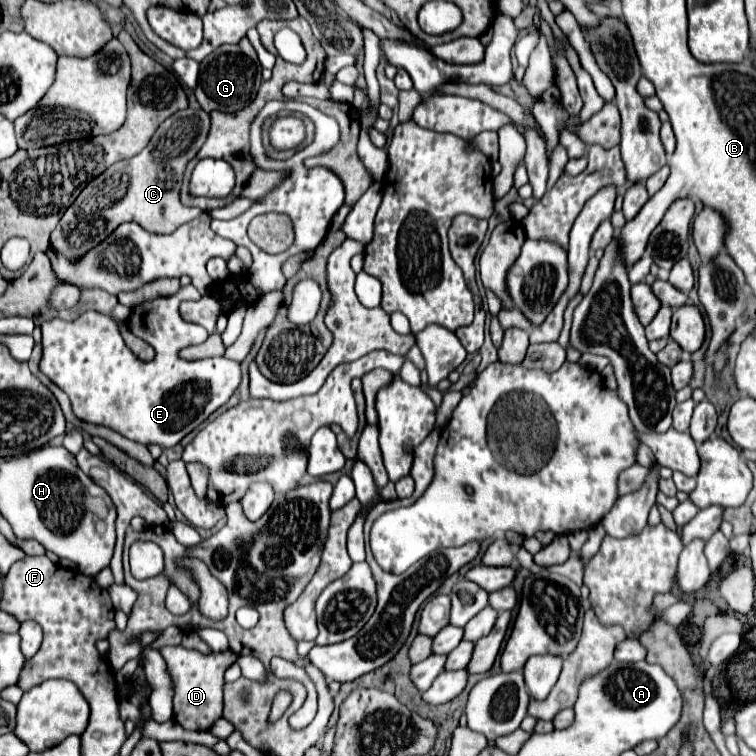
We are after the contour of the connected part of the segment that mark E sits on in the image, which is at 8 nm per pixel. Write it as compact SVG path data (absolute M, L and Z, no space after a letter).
M187 285L187 287L181 287L171 297L159 297L131 311L127 323L137 337L153 345L153 349L157 351L153 361L141 361L139 357L135 357L133 351L125 345L117 323L113 323L103 313L85 311L75 321L63 321L59 317L49 319L41 323L43 355L39 361L39 371L69 395L73 413L77 419L93 425L109 427L141 445L175 447L187 433L199 427L215 409L225 405L241 381L237 361L229 361L225 357L213 357L213 359L203 359L193 363L179 359L177 353L181 349L187 345L199 345L209 337L205 329L199 329L195 323L189 323L179 315L179 305L183 301L197 301L199 297L201 297L199 291L193 285Z

